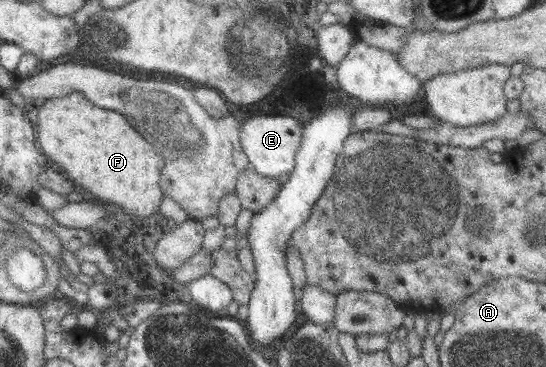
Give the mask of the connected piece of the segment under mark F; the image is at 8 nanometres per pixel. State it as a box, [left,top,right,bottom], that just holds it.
[36,92,164,221]

